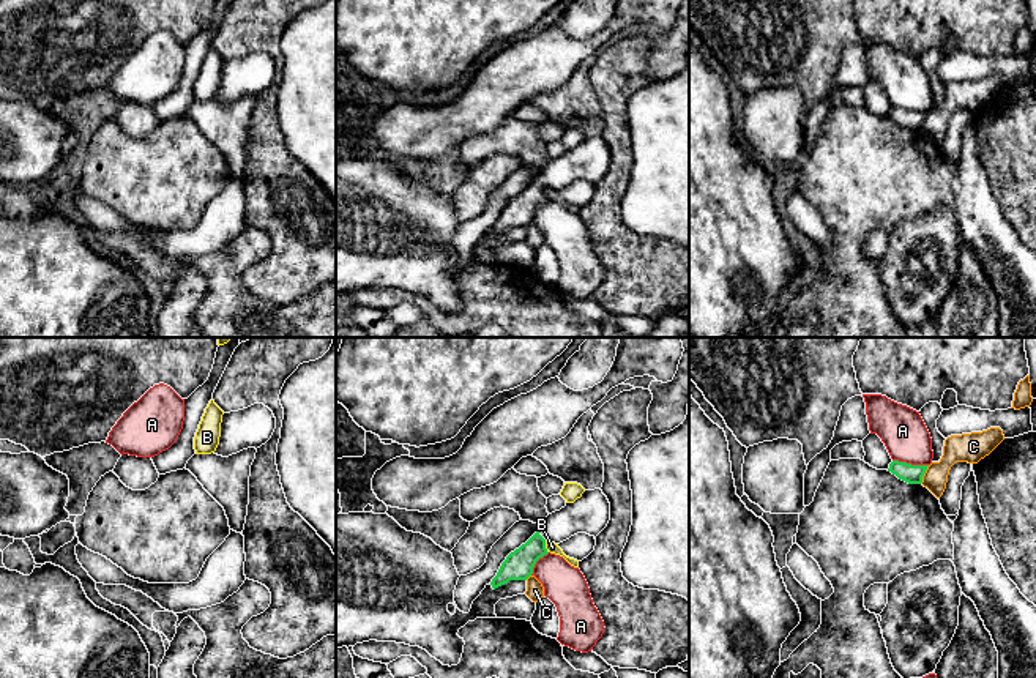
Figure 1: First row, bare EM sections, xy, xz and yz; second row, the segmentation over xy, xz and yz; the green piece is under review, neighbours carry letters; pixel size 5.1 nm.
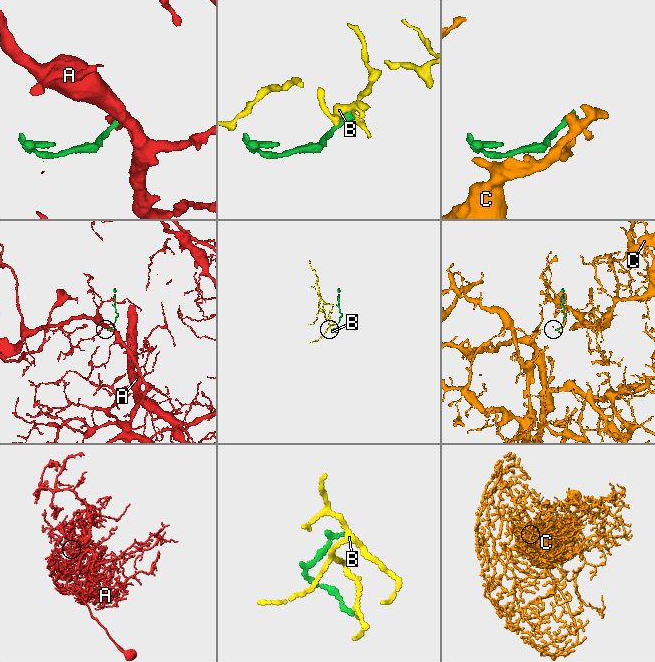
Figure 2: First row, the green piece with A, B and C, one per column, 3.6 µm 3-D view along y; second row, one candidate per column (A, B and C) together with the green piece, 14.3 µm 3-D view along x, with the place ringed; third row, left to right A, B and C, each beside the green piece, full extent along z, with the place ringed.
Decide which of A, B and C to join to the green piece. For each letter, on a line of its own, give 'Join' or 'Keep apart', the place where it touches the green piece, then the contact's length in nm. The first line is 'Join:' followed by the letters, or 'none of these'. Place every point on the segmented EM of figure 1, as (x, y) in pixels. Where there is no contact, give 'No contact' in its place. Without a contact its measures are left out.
Join: none of these
A: Keep apart. Touches green at yz (910, 464). Shared border 190 nm
B: Keep apart. Touches green at xz (544, 547). Shared border 70 nm
C: Keep apart. Touches green at yz (923, 475). Shared border 110 nm

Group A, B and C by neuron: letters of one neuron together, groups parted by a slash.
A / B / C

